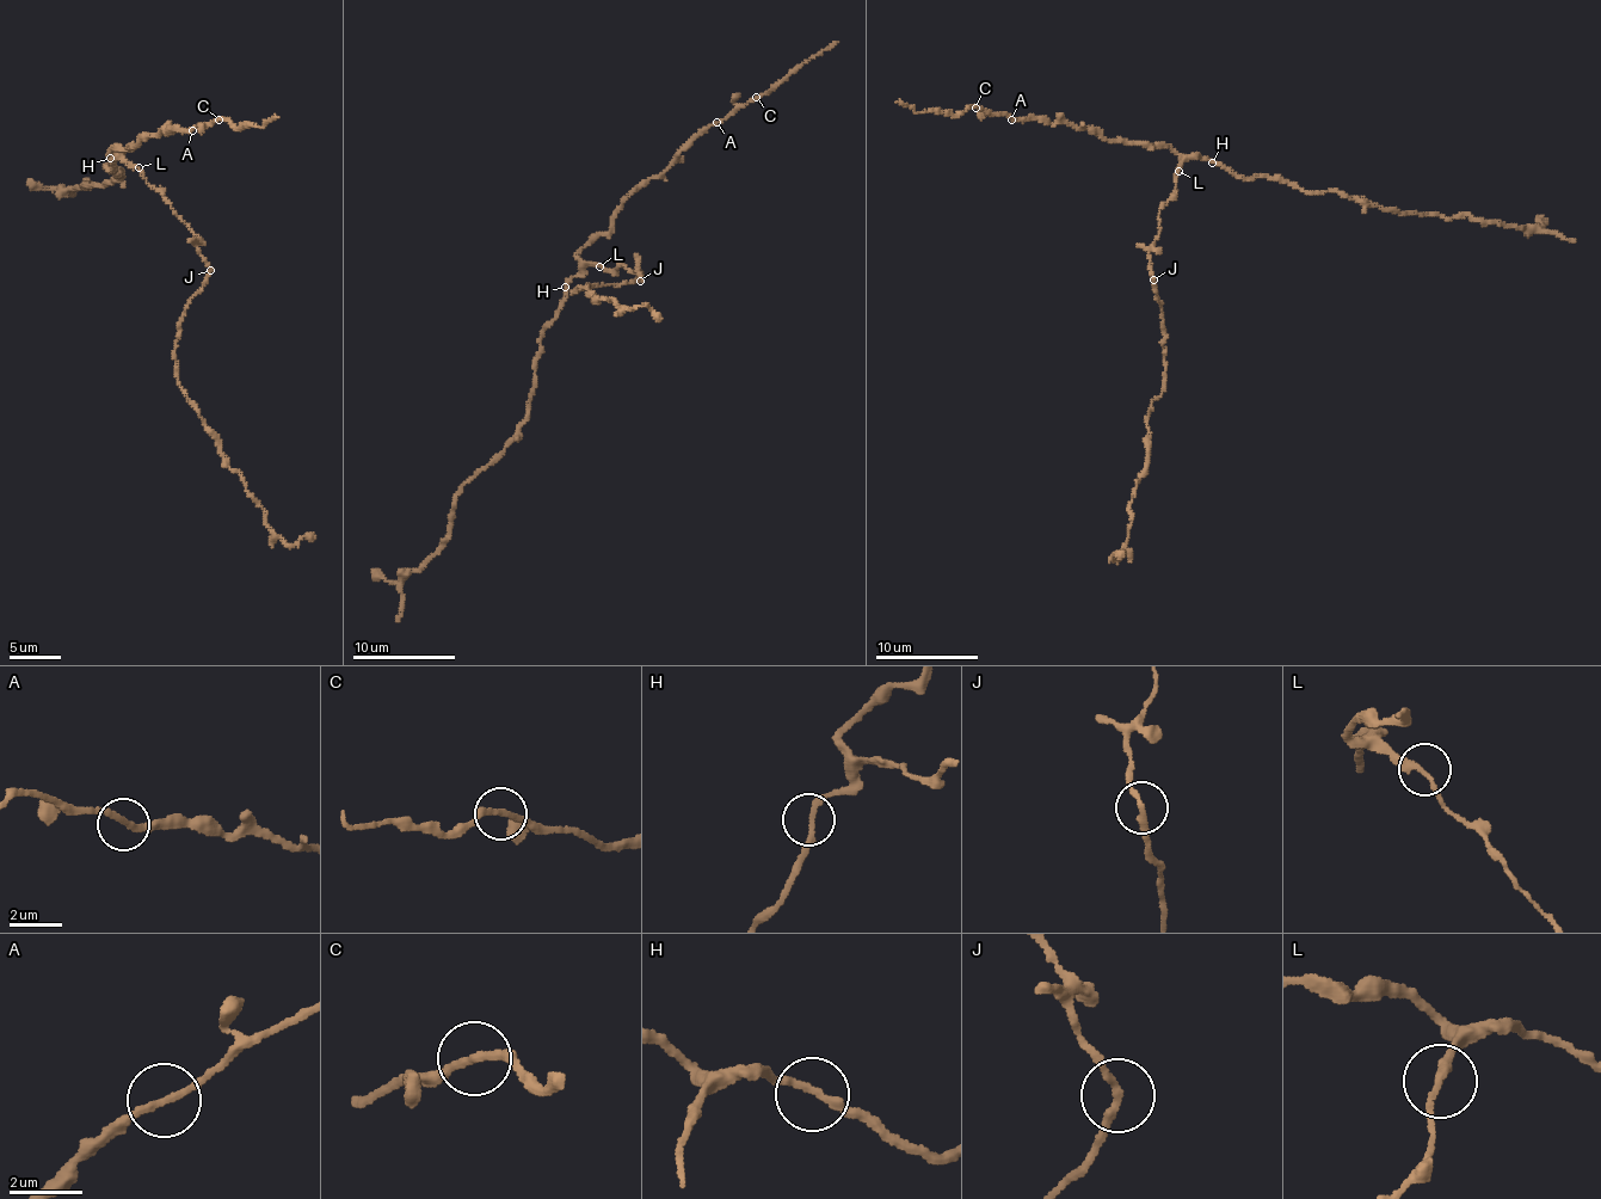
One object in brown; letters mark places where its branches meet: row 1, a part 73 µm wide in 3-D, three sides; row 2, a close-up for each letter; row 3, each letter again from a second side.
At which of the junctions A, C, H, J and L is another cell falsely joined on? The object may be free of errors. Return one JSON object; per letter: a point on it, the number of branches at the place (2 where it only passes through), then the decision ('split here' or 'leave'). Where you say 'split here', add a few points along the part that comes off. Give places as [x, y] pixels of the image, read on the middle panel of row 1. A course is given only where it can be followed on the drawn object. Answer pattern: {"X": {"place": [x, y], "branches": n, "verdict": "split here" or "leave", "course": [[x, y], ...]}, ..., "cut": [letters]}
{"A": {"place": [716, 122], "branches": 2, "verdict": "leave"}, "C": {"place": [756, 97], "branches": 2, "verdict": "leave"}, "H": {"place": [565, 287], "branches": 2, "verdict": "leave"}, "J": {"place": [640, 281], "branches": 2, "verdict": "leave"}, "L": {"place": [599, 266], "branches": 2, "verdict": "leave"}, "cut": []}

